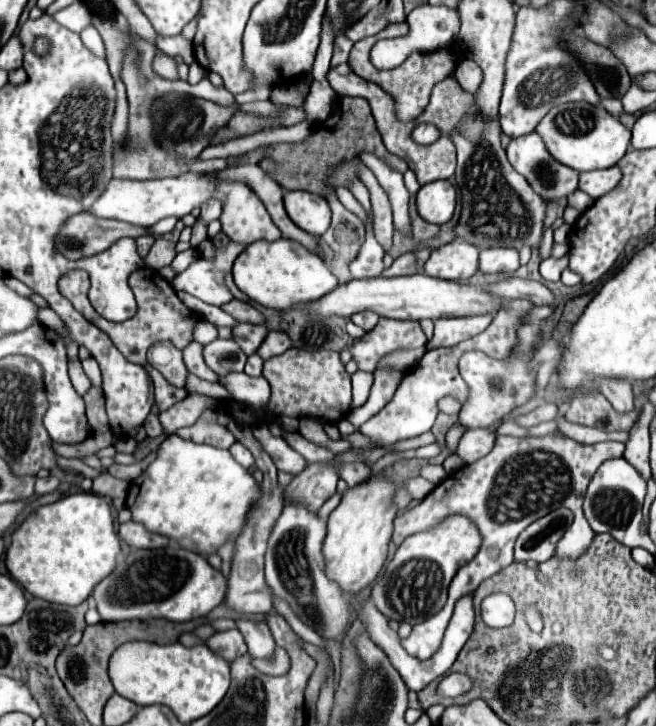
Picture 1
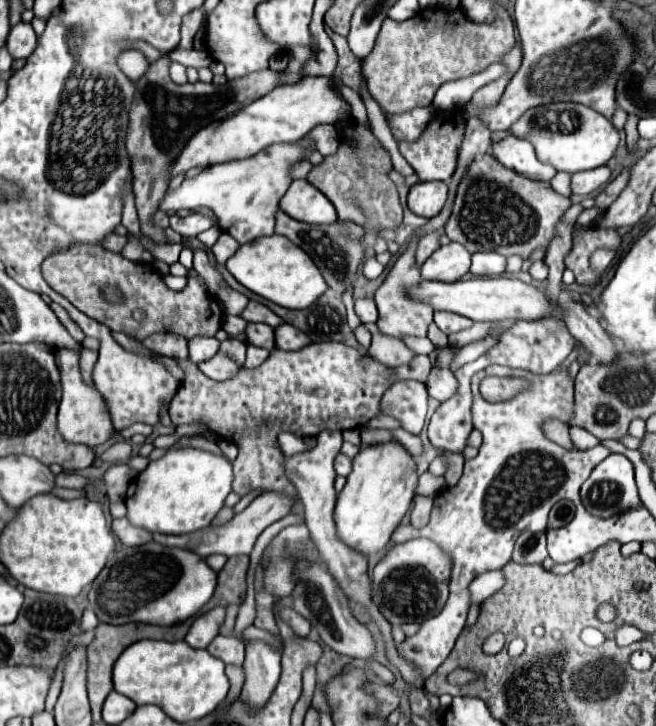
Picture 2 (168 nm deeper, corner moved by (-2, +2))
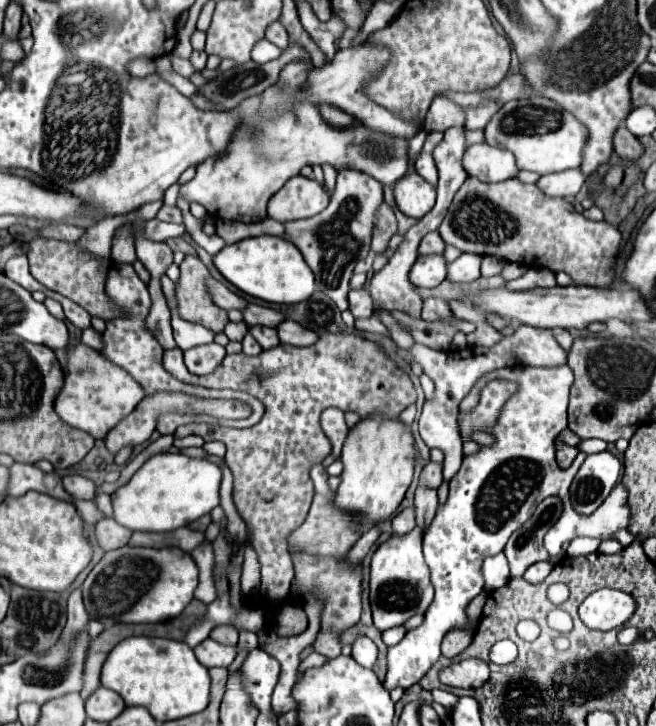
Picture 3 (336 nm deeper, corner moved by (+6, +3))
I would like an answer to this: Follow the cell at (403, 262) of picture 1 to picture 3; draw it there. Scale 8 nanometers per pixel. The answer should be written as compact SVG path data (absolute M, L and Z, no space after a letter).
M430 232L422 238L420 246L418 246L418 254L424 256L424 254L442 254L444 252L444 240L440 238L438 232Z

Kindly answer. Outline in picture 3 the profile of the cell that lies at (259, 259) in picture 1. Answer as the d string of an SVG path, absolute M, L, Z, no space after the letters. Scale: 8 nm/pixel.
M256 236L256 238L246 238L236 244L224 246L214 256L214 266L238 290L266 302L298 304L308 300L314 292L312 270L308 270L308 264L304 262L300 250L296 250L292 242L280 236Z

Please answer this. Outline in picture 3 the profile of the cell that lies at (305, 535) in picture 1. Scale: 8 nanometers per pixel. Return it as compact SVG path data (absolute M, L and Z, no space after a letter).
M360 636L352 642L352 658L360 664L360 666L366 666L366 668L372 668L374 662L376 662L376 656L378 656L378 648L376 644L366 638L366 636Z

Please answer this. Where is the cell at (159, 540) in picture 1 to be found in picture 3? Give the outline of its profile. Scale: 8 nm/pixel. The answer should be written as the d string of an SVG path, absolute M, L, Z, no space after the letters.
M102 518L96 524L96 540L102 546L102 550L116 550L120 546L126 546L132 536L132 530L120 526L112 518Z

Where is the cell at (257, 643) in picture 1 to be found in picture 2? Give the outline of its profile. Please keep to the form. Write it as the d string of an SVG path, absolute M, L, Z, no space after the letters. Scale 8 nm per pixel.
M252 641L246 647L244 687L240 699L248 707L264 707L280 679L280 655L262 641Z

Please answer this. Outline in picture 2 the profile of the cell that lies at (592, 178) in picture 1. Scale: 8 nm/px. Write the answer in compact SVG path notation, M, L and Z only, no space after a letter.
M602 165L602 167L590 169L590 171L574 173L572 179L570 179L570 187L572 187L574 195L582 195L584 197L584 195L600 189L608 181L610 181L610 169L606 165Z

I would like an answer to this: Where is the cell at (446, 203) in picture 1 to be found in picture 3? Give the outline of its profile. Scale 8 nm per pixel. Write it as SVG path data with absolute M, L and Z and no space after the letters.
M412 172L396 182L394 200L402 214L410 218L422 218L434 206L436 188L420 178L416 172Z

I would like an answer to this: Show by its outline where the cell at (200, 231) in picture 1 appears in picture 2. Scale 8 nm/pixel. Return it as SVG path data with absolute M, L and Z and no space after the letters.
M200 249L194 251L194 269L206 281L208 291L212 295L218 295L218 291L224 287L224 281L222 281L222 275L212 267L212 263L208 263L206 251L200 251Z

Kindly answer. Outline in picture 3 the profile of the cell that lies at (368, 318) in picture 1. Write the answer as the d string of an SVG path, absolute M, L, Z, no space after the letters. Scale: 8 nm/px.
M364 288L350 290L348 302L350 302L350 312L354 314L354 318L370 318L374 314L372 298Z

